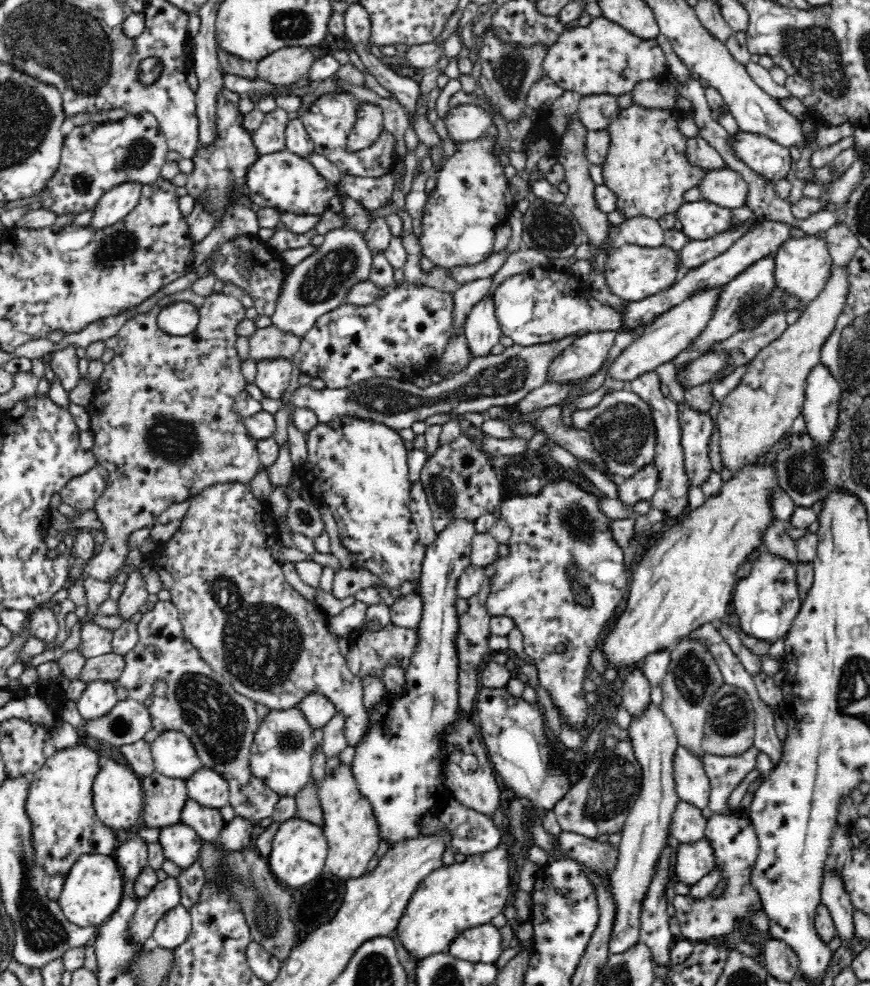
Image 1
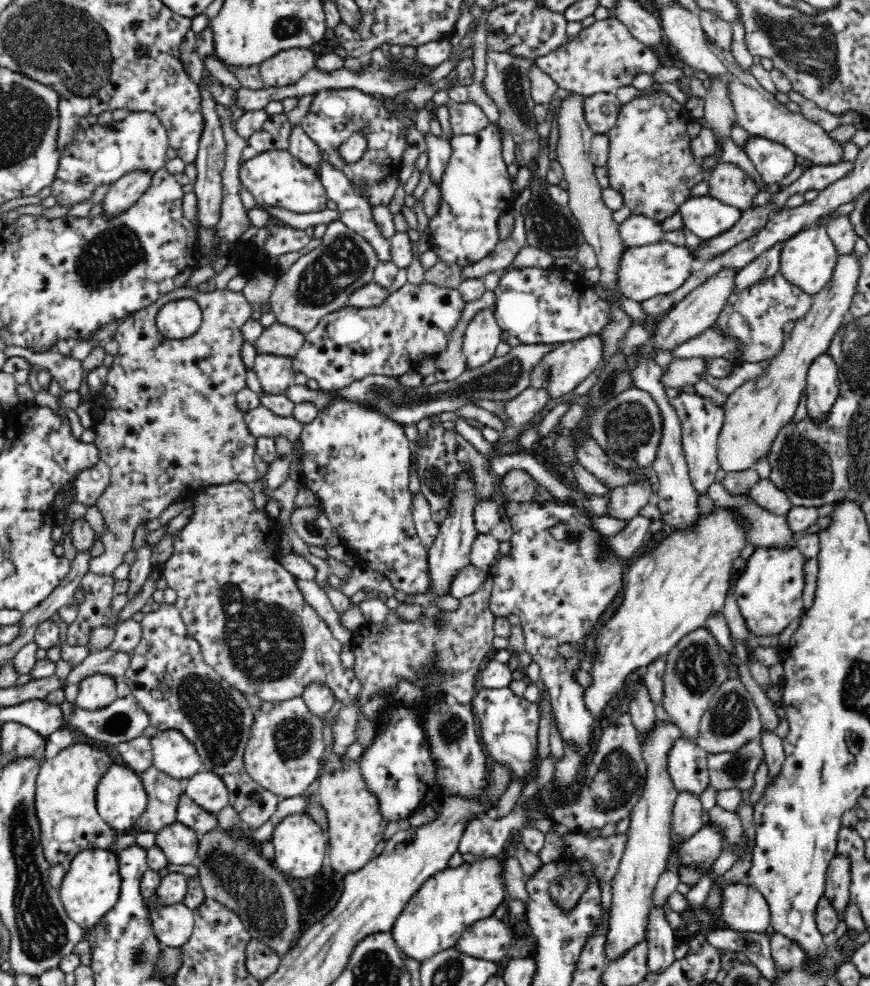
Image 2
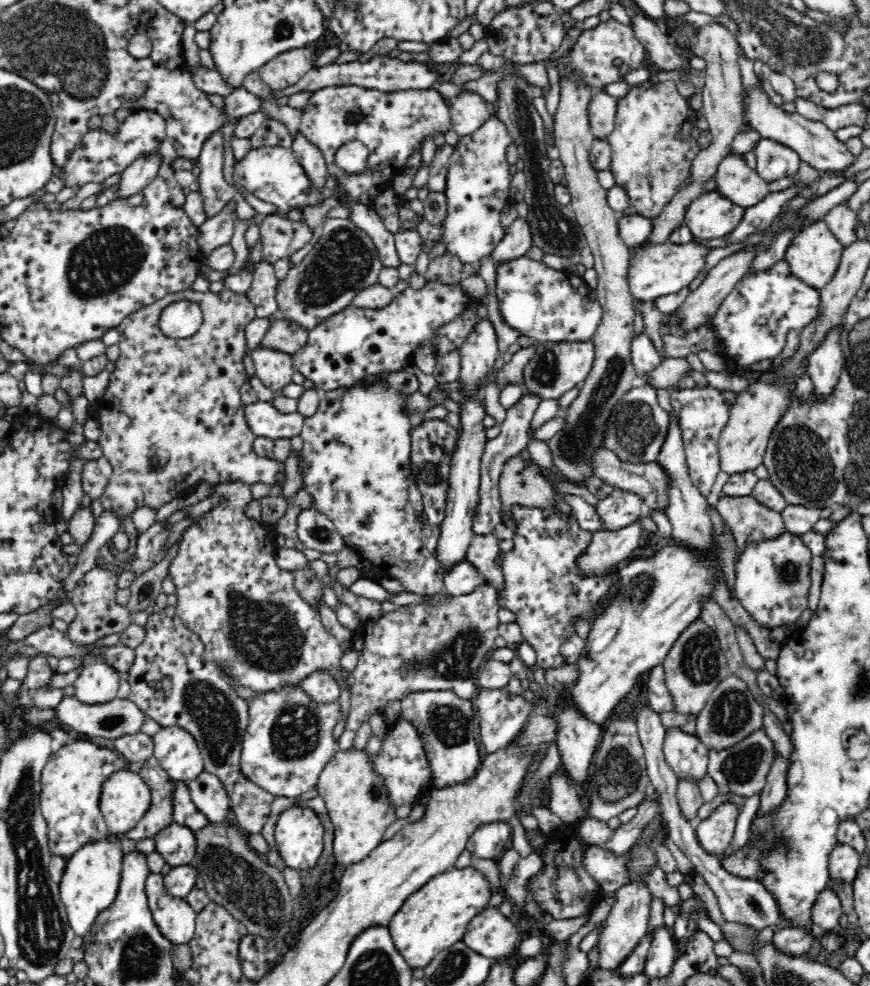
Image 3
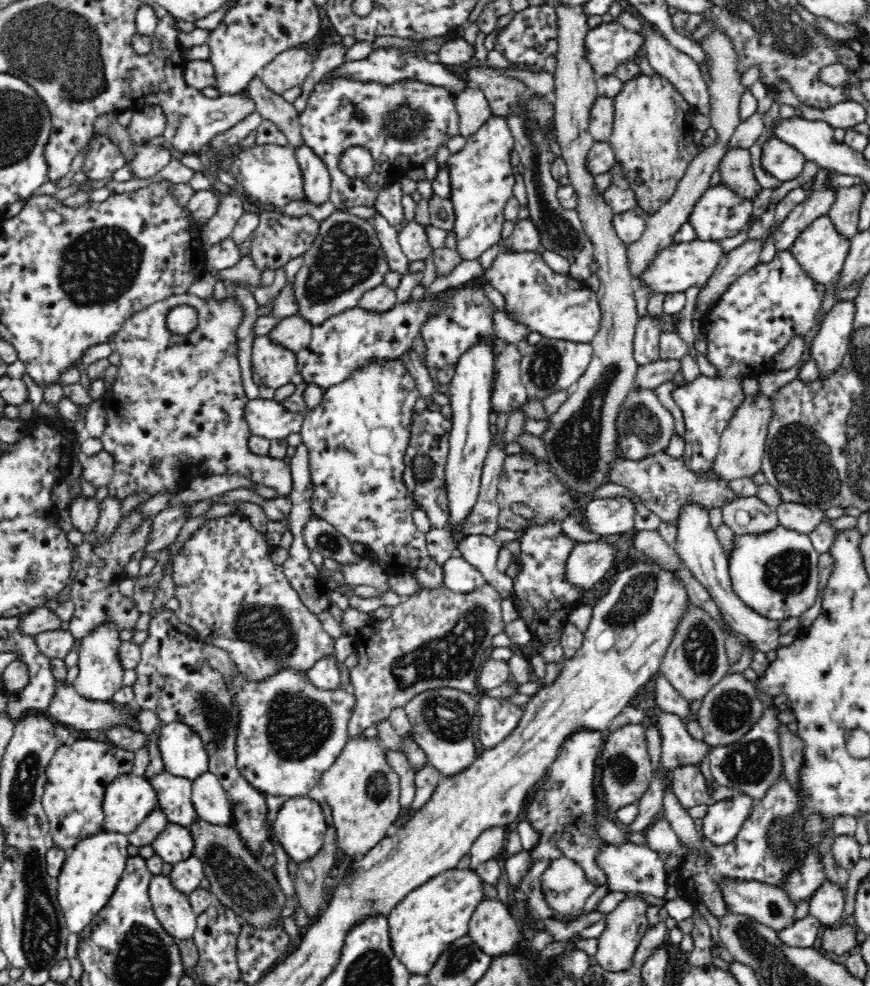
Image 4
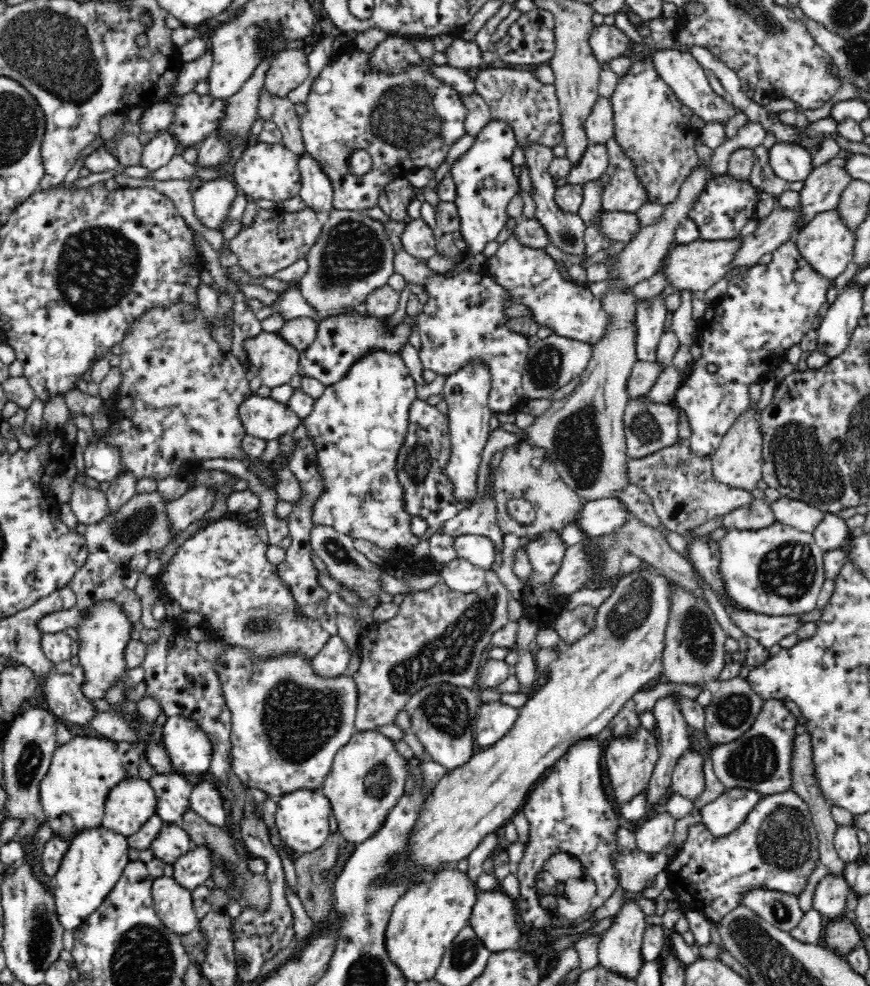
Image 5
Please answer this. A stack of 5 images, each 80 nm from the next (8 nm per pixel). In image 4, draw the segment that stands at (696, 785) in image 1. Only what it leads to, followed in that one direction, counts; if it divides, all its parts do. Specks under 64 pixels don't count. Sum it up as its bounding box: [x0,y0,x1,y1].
[657,712,711,769]

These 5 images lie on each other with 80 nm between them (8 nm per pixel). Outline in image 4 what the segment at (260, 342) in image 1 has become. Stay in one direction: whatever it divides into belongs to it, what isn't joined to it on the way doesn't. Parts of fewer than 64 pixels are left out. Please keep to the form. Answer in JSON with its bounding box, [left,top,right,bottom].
[267,315,313,354]

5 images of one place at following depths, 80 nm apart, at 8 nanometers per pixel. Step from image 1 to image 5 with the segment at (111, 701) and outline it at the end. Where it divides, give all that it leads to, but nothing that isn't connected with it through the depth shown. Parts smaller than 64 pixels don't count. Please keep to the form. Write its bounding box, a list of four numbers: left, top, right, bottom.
[36,601,134,701]

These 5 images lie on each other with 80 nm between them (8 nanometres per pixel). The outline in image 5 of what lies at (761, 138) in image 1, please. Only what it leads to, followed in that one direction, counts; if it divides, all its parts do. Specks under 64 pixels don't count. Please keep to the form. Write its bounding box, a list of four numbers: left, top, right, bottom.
[768,141,812,186]

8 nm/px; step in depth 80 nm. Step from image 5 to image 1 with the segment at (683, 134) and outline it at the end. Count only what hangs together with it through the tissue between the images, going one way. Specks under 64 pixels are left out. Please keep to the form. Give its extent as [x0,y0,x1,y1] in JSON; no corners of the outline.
[601,105,704,220]

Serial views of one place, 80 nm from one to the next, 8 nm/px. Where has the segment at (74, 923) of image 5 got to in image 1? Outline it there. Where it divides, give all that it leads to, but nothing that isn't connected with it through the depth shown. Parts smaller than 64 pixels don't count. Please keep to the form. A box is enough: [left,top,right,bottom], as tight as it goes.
[58,854,123,928]

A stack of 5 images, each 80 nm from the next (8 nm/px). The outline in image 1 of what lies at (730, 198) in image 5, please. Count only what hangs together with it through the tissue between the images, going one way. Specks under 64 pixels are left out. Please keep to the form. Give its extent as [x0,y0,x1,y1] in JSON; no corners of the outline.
[676,199,731,240]

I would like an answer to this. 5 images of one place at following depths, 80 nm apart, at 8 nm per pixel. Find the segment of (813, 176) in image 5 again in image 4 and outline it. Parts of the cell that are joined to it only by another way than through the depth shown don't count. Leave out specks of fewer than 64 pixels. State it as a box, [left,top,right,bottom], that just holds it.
[774,170,836,254]

